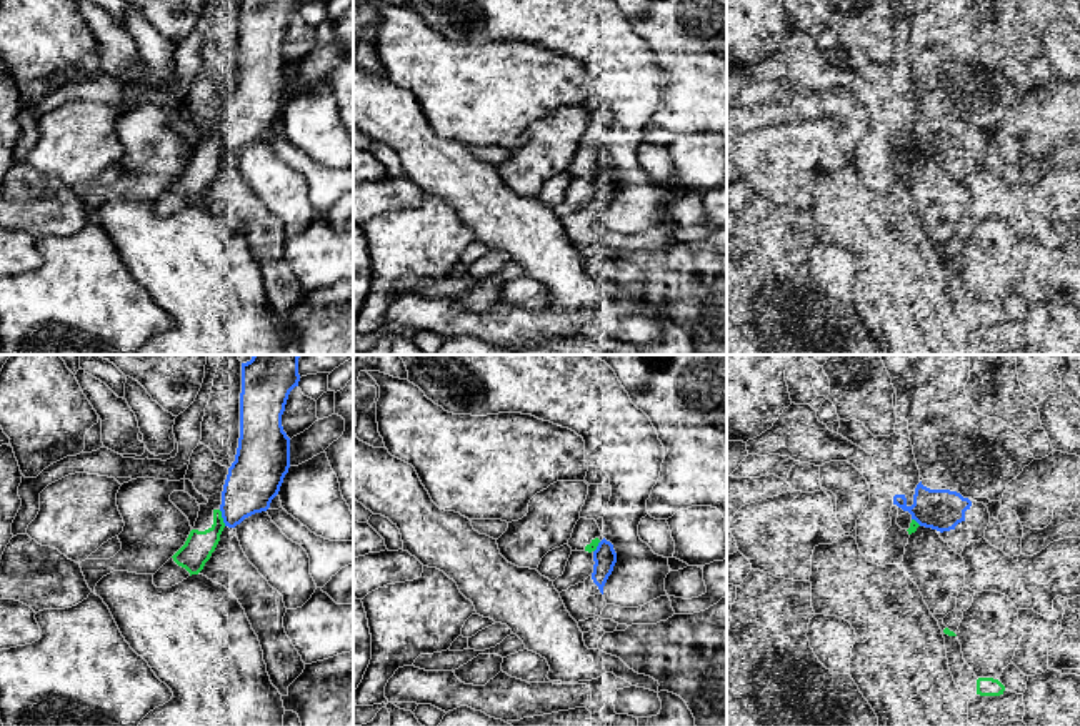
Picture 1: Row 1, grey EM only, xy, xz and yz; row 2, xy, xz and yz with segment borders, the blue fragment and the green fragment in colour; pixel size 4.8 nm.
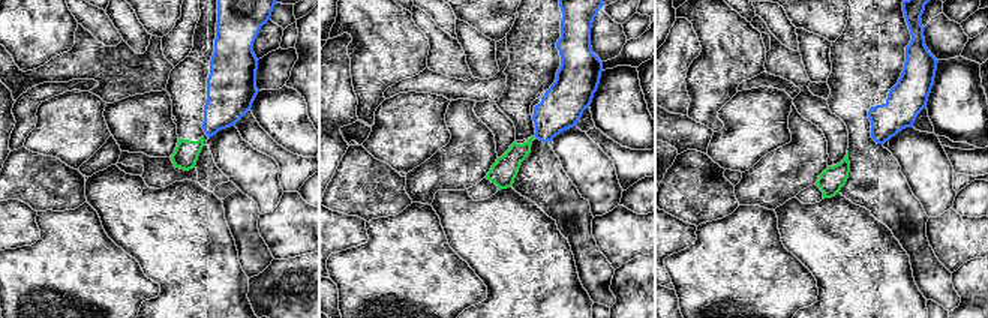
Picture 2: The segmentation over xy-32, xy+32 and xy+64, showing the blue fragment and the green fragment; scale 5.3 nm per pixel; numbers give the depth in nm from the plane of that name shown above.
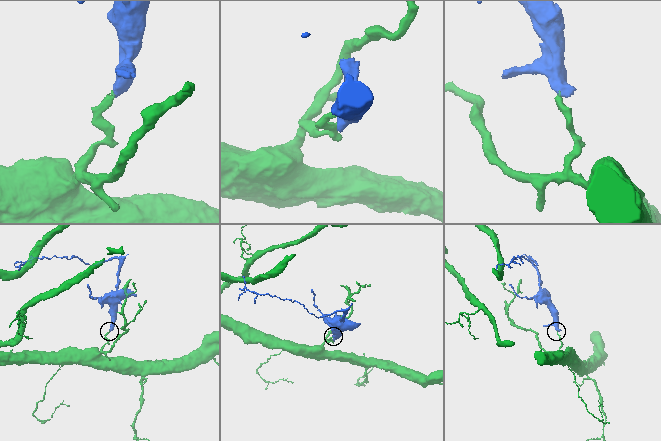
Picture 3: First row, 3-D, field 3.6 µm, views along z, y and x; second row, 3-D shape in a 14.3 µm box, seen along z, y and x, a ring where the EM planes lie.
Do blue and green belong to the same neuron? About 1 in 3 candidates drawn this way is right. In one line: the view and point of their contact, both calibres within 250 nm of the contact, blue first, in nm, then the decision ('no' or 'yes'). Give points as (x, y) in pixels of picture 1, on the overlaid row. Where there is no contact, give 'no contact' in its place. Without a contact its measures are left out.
xy (222, 517) | 260/140 nm | no

